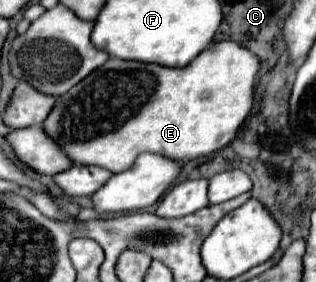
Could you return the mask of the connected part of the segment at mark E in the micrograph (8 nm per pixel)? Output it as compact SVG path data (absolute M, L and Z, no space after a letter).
M233 40L211 44L185 68L165 68L161 64L109 58L101 68L91 72L85 80L59 98L43 122L43 128L59 142L75 164L93 164L111 172L123 172L143 152L155 152L187 162L221 150L235 138L237 130L251 114L259 66L261 60Z

